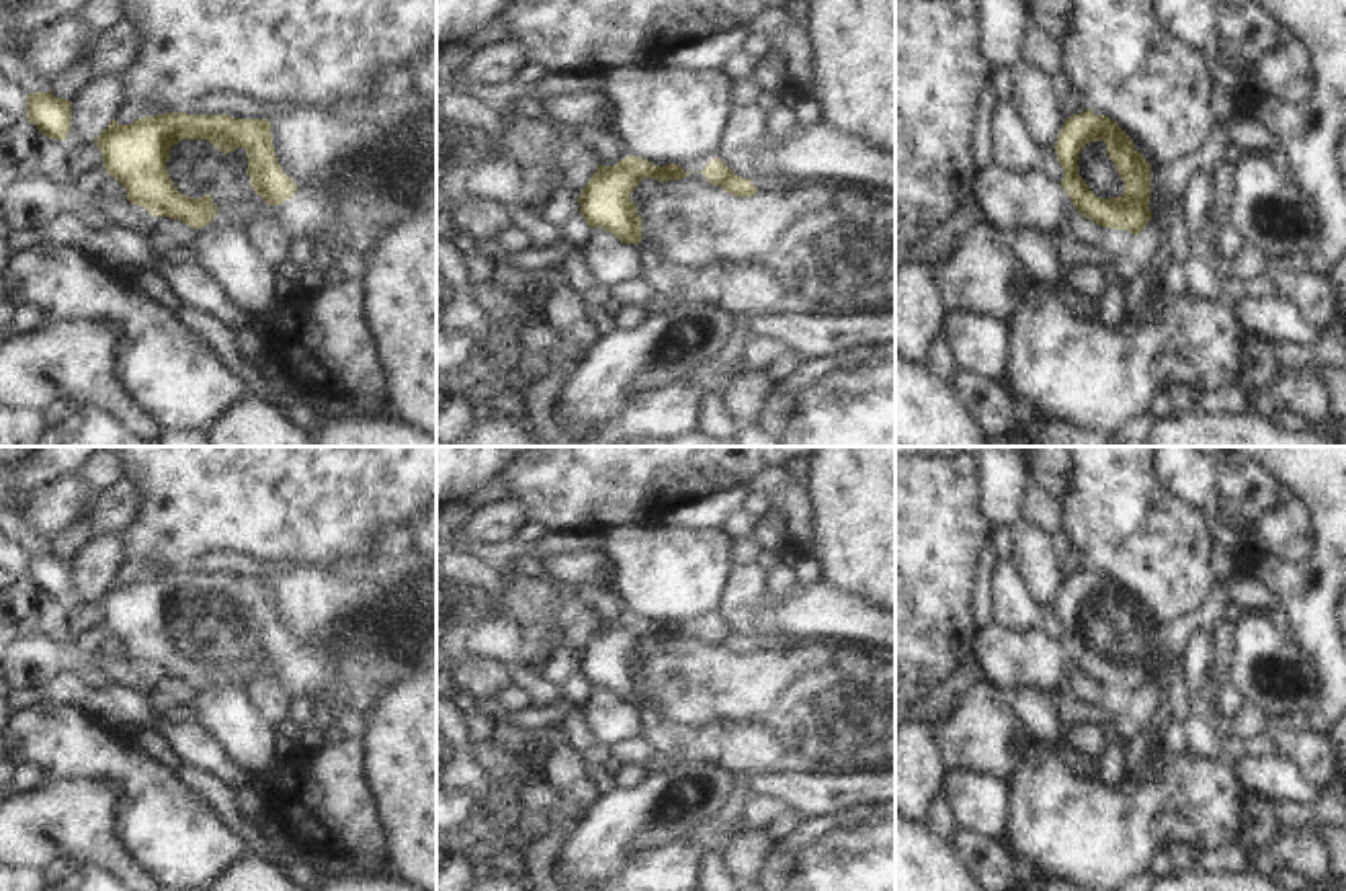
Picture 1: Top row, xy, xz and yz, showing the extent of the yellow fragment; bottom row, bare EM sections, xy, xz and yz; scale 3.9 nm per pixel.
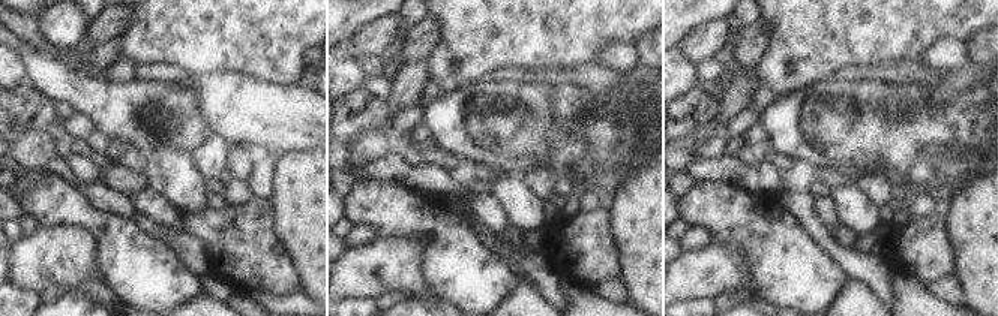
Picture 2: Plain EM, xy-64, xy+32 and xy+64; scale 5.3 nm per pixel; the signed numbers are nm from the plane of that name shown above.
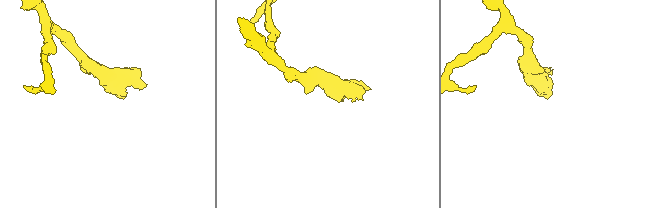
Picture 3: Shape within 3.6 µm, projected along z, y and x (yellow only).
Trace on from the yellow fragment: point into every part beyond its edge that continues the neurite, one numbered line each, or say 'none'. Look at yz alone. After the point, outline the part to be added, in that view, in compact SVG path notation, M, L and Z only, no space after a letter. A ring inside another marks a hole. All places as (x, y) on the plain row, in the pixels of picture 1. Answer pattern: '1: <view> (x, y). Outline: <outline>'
1: yz (1097, 627). Outline: M1090 600L1084 604L1080 619L1080 635L1086 639L1088 649L1098 657L1110 657L1117 641L1121 639L1114 621L1106 612L1104 600Z

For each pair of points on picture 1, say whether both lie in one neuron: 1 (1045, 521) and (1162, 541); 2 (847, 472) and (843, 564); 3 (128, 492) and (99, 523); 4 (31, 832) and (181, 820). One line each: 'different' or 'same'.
1: different
2: same
3: same
4: different

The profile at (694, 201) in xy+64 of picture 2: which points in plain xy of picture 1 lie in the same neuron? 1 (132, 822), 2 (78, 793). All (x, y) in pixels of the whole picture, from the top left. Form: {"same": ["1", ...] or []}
{"same": ["1"]}

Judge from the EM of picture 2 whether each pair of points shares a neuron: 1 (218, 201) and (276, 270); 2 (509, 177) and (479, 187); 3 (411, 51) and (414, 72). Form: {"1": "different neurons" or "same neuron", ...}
{"1": "different neurons", "2": "different neurons", "3": "different neurons"}

